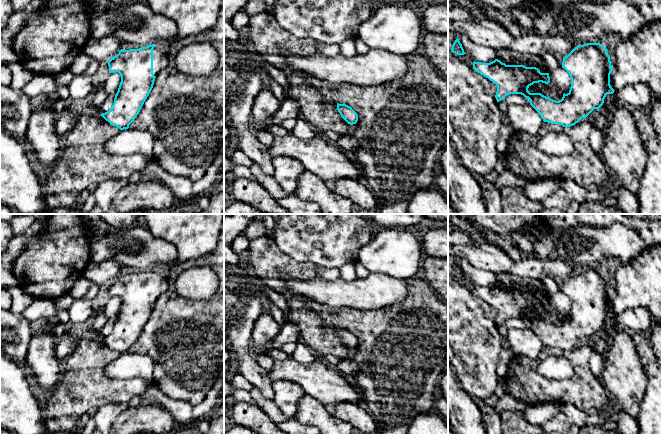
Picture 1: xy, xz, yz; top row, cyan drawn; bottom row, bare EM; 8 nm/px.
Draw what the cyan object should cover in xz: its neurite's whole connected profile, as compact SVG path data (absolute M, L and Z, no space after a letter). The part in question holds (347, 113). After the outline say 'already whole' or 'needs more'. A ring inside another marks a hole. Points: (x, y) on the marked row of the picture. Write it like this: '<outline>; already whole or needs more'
M337 103L337 110L341 117L350 125L356 124L358 121L358 114L345 103Z; already whole

